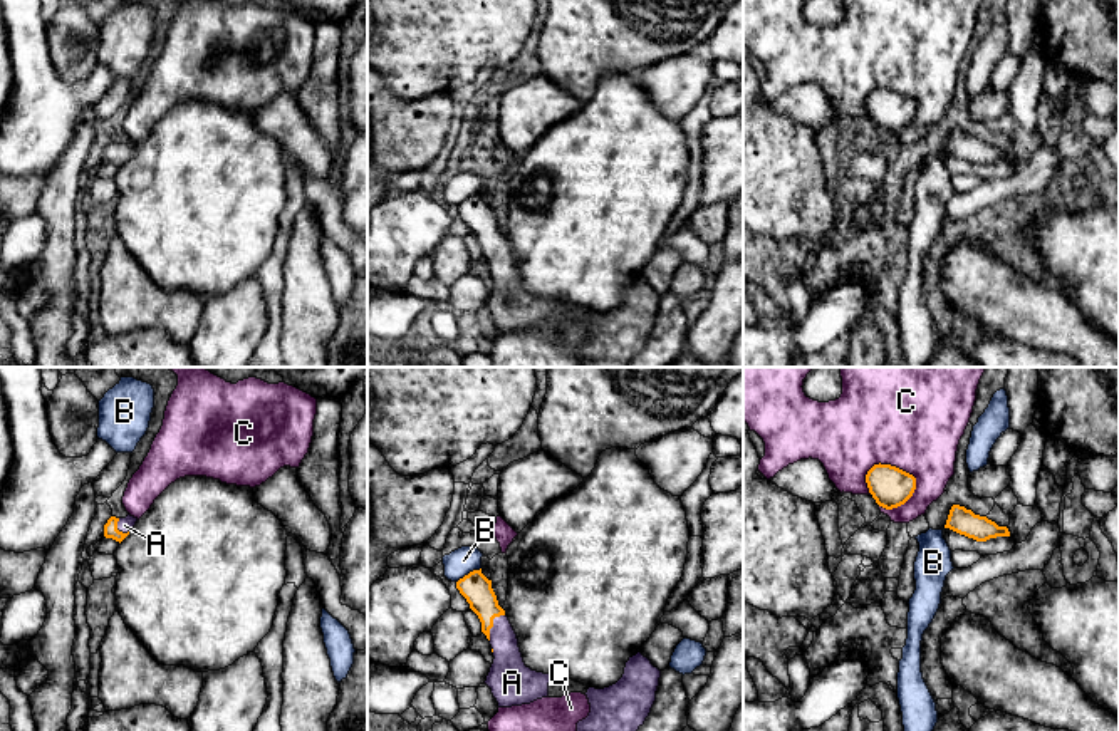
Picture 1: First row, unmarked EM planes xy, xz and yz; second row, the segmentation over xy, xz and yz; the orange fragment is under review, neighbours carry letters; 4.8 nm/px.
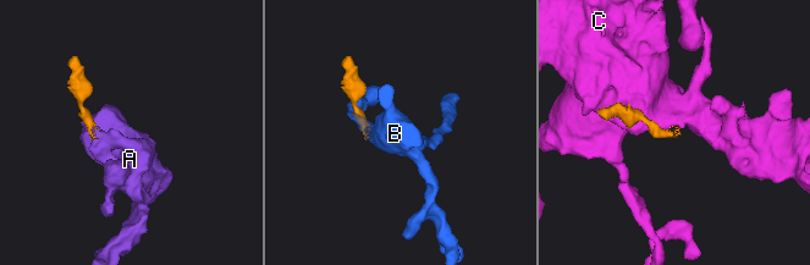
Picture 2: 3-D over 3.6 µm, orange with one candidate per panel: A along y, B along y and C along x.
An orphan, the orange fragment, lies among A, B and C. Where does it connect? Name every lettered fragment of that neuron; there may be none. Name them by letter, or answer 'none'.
A

